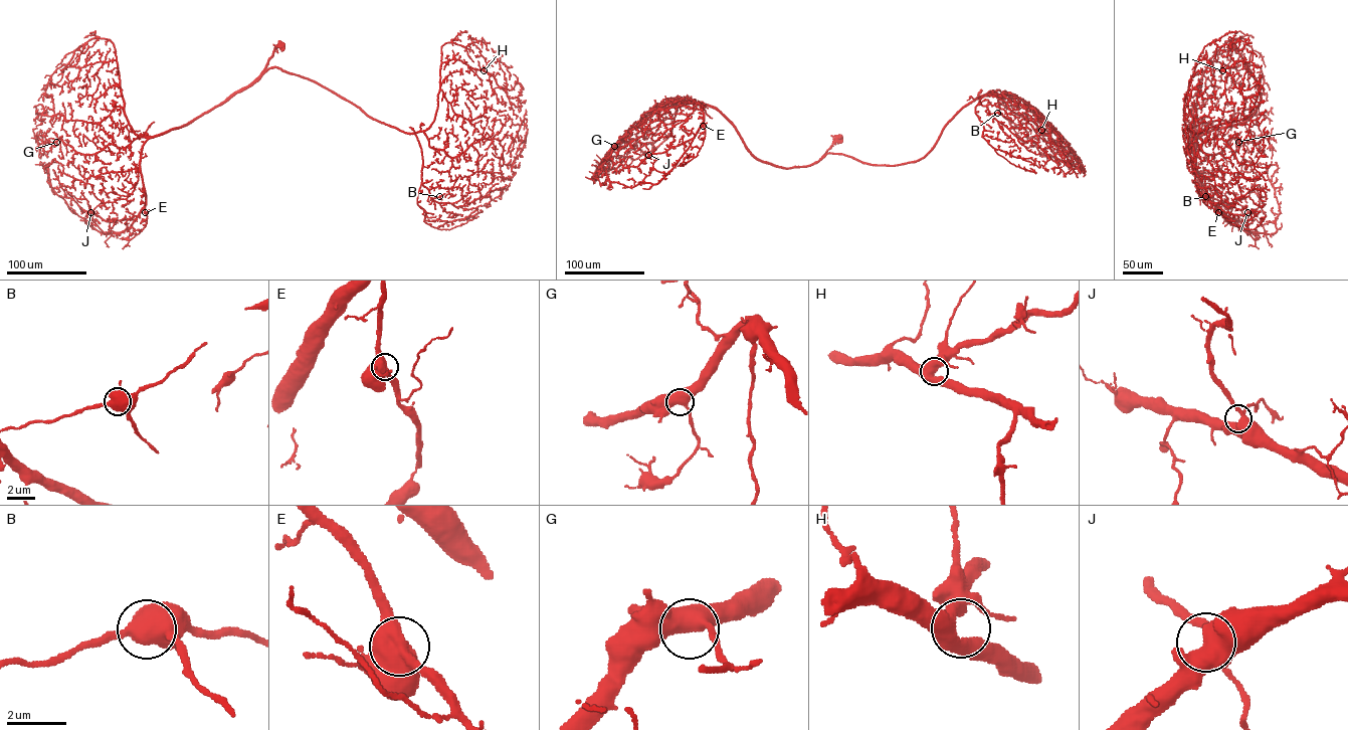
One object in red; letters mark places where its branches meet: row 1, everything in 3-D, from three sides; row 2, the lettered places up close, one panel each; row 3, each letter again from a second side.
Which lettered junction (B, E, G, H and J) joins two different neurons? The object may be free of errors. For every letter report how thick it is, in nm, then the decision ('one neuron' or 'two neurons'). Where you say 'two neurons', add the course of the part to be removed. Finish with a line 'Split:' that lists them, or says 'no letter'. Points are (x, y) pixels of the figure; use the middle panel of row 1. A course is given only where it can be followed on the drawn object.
B: 500 nm | one neuron
E: 550 nm | one neuron
G: 480 nm | one neuron
H: 500 nm | one neuron
J: 480 nm | one neuron
Split: no letter

